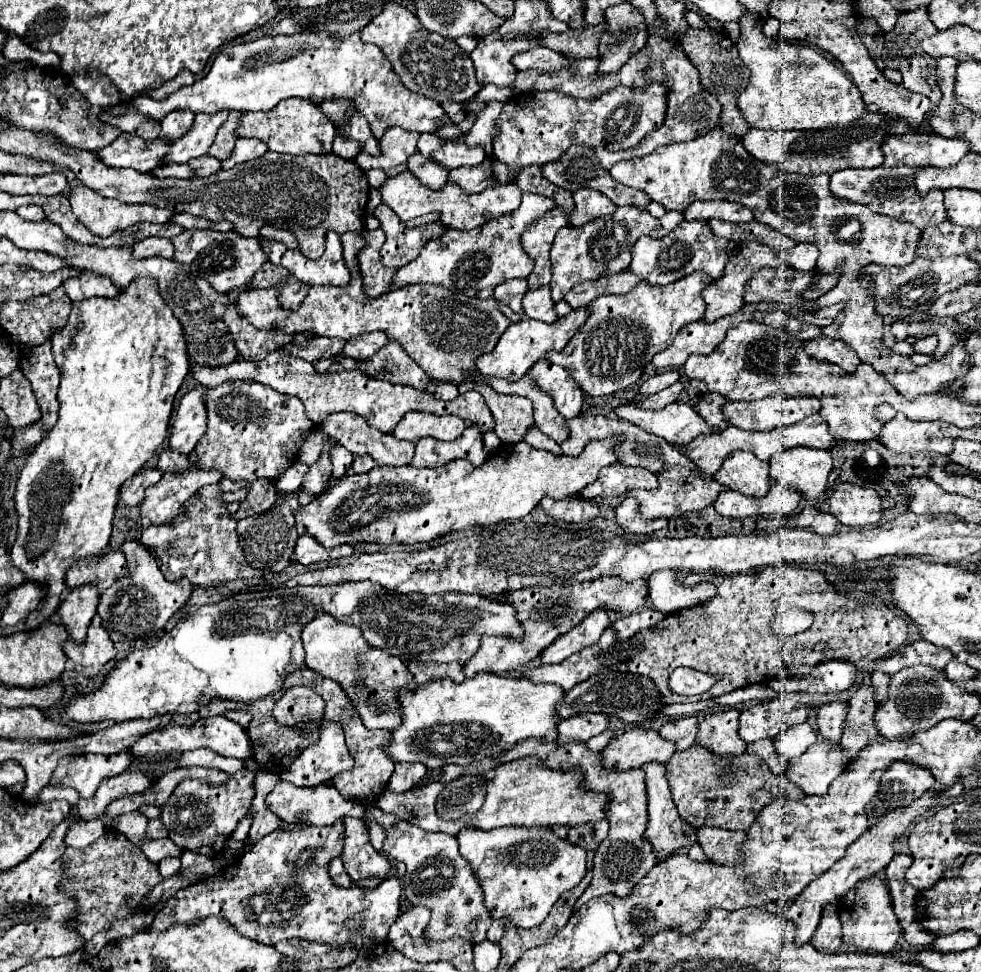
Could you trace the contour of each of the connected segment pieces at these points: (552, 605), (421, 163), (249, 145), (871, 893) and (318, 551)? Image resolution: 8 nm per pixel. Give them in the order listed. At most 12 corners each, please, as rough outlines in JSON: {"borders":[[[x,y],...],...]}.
{"borders":[[[604,577],[504,593],[522,639],[482,637],[466,661],[514,673],[596,609],[636,613],[648,581]],[[414,153],[408,169],[424,185],[438,190],[448,179],[448,169]],[[238,139],[222,169],[258,159],[266,153],[266,143]],[[882,877],[838,903],[843,941],[890,953],[902,927]],[[298,537],[294,549],[296,561],[302,565],[328,563],[350,557],[350,545],[326,549],[318,539]]]}

